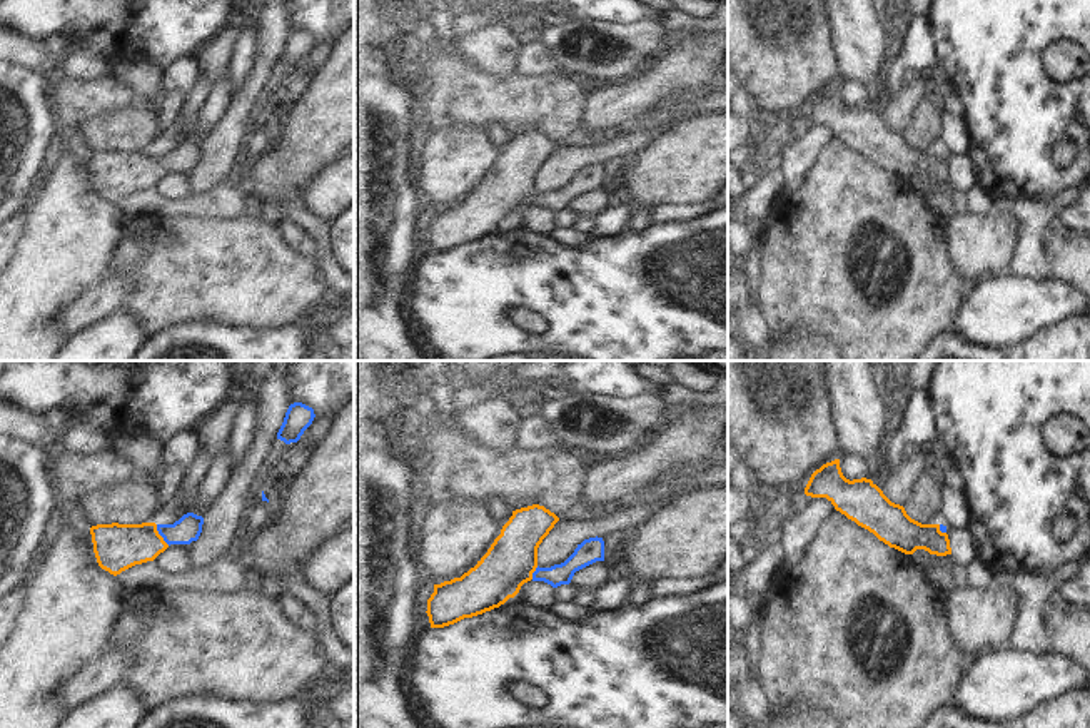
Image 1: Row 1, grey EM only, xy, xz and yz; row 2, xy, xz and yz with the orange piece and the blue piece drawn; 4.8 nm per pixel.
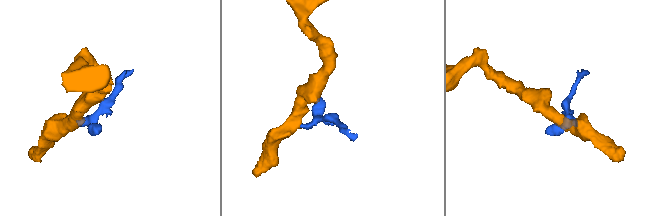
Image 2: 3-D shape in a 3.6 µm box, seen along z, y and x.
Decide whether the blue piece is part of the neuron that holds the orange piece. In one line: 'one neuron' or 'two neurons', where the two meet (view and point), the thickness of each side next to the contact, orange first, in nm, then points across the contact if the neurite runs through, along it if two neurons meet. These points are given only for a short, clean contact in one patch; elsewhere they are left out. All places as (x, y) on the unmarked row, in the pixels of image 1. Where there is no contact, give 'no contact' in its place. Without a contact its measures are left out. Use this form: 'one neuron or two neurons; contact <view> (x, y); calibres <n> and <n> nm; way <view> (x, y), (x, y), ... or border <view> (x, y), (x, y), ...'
one neuron; contact xy (159, 161); calibres 220 and 120 nm; way xy (117, 172), (144, 169), (159, 161), (181, 159), (189, 152)

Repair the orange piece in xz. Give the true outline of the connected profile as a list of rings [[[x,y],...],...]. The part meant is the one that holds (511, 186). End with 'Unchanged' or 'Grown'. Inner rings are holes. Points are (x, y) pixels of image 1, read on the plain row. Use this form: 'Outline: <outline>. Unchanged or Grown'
Outline: [[[539,130],[512,137],[474,194],[461,204],[434,210],[426,237],[431,254],[444,254],[499,234],[531,205],[558,214],[569,210],[576,197],[604,187],[604,167],[596,162],[578,170],[564,189],[539,194],[537,174],[558,147],[554,139]]]. Grown

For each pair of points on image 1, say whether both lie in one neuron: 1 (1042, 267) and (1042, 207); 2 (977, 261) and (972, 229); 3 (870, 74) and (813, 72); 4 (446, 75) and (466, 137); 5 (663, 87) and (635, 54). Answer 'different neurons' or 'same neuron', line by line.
1: same neuron
2: same neuron
3: different neurons
4: different neurons
5: different neurons

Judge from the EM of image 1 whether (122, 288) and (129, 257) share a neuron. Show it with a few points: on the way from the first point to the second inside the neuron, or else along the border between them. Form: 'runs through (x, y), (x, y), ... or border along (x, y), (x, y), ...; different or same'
border along (131, 271), (136, 278), (136, 286), (122, 306); different

